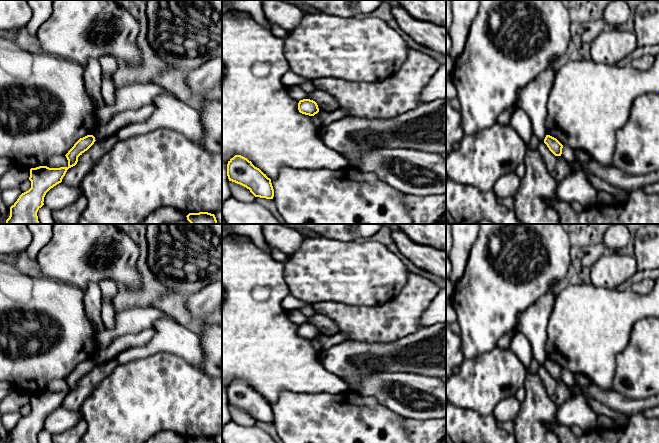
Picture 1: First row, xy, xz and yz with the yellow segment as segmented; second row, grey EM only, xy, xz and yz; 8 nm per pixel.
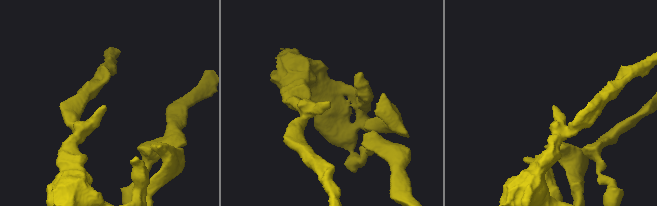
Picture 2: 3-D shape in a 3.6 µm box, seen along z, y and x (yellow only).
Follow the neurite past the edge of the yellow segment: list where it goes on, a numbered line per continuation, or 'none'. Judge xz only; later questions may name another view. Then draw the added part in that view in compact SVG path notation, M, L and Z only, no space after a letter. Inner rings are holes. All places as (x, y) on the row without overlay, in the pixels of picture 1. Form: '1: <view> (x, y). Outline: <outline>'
none

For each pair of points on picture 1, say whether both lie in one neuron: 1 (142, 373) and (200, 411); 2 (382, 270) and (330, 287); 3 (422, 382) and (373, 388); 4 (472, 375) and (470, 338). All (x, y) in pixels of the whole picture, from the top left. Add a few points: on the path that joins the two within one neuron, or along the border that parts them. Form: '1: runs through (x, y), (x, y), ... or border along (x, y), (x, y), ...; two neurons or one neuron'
1: runs through (156, 387), (161, 392), (176, 396), (186, 402); one neuron
2: runs through (369, 273), (343, 274); one neuron
3: runs through (410, 382), (398, 379), (385, 381); one neuron
4: border along (493, 349), (464, 359); two neurons

